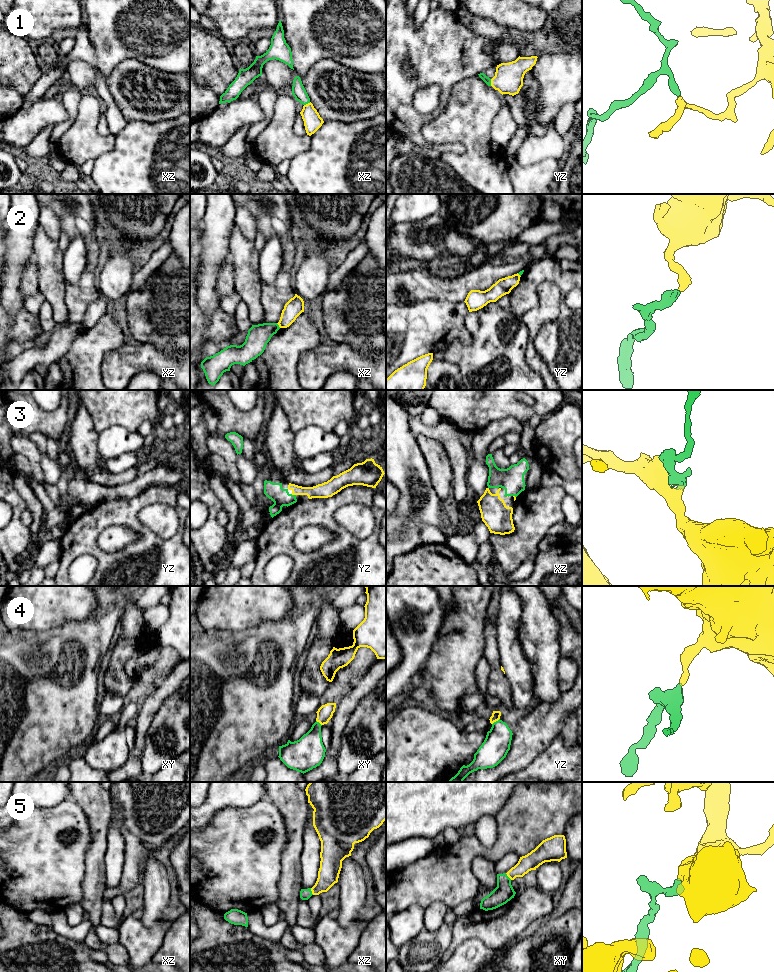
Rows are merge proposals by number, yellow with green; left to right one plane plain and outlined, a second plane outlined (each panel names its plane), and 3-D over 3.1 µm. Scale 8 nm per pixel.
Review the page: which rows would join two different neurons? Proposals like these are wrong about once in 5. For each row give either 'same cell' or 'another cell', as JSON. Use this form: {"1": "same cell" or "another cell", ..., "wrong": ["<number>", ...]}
{"1": "same cell", "2": "another cell", "3": "same cell", "4": "same cell", "5": "same cell", "wrong": ["2"]}

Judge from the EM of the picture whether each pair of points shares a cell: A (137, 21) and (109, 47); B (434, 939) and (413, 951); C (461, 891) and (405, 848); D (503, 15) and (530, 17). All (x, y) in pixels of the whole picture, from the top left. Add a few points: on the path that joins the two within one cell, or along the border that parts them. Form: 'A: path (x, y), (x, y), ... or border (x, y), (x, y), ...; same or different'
A: path (130, 26), (116, 40); same
B: path (429, 944), (422, 951), (418, 951); same
C: border (434, 850), (398, 870); different
D: path (510, 15), (523, 16); same

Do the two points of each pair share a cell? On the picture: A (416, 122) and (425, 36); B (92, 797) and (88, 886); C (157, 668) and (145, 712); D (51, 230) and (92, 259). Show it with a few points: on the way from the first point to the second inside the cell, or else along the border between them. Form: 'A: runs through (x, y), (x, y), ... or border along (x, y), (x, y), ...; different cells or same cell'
A: runs through (407, 101), (407, 91), (420, 77), (421, 57); same cell
B: runs through (99, 819), (100, 831), (95, 864); same cell
C: border along (155, 686), (151, 690); different cells
D: border along (49, 208), (58, 218), (61, 229); different cells

